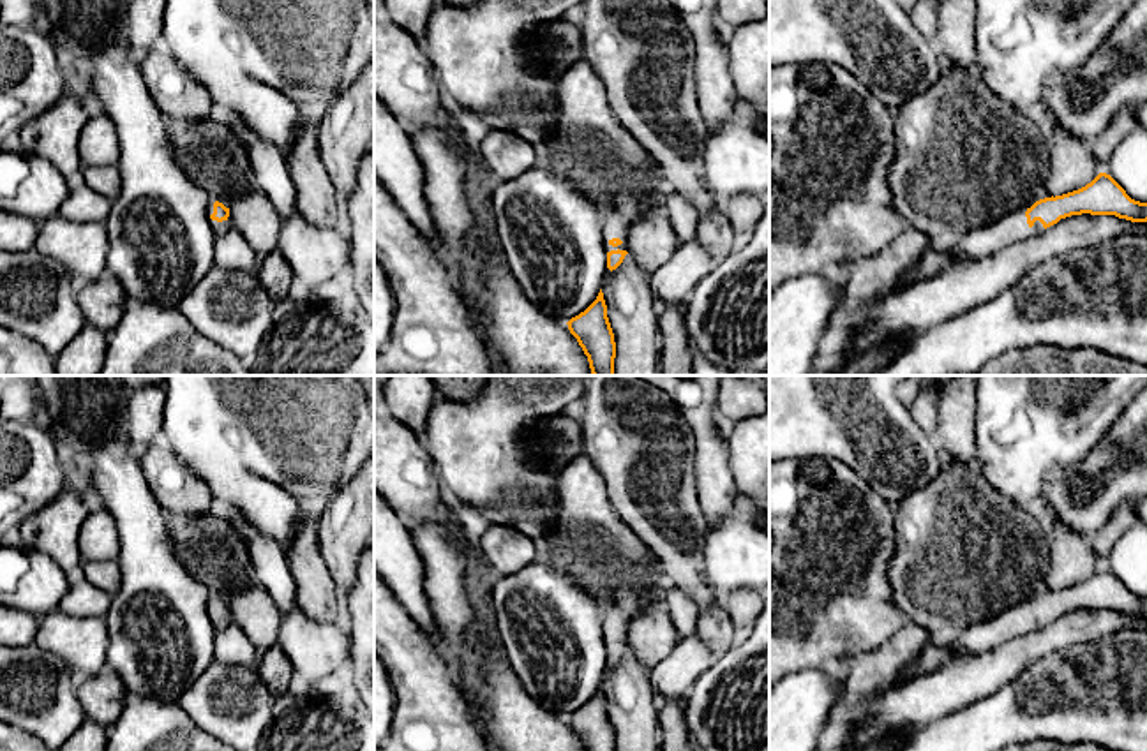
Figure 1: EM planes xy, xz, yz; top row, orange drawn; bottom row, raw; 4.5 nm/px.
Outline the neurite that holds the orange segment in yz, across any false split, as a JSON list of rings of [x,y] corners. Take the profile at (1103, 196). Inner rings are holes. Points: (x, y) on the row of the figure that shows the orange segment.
[[[1099,173],[1078,190],[1055,197],[1048,196],[1046,187],[1041,185],[1031,203],[992,226],[969,231],[951,245],[951,252],[962,263],[979,261],[1004,247],[1043,233],[1061,219],[1082,213],[1147,222],[1147,203],[1131,199],[1106,173]]]

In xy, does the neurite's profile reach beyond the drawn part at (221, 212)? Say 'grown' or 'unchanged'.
grown

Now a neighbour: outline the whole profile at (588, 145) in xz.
[[[584,56],[558,78],[556,99],[556,125],[545,139],[552,173],[568,178],[600,212],[607,206],[616,208],[628,226],[646,210],[667,204],[674,189],[655,157],[618,122],[603,81]]]

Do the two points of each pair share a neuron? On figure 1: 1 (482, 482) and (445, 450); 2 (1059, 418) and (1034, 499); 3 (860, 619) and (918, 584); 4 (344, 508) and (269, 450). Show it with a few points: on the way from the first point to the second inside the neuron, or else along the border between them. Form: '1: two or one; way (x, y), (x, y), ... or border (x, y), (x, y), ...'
1: one; way (473, 473), (454, 453)
2: one; way (1040, 438), (1033, 445), (1033, 480)
3: two; border (893, 557), (890, 593), (909, 621)
4: two; border (355, 473), (316, 508)

